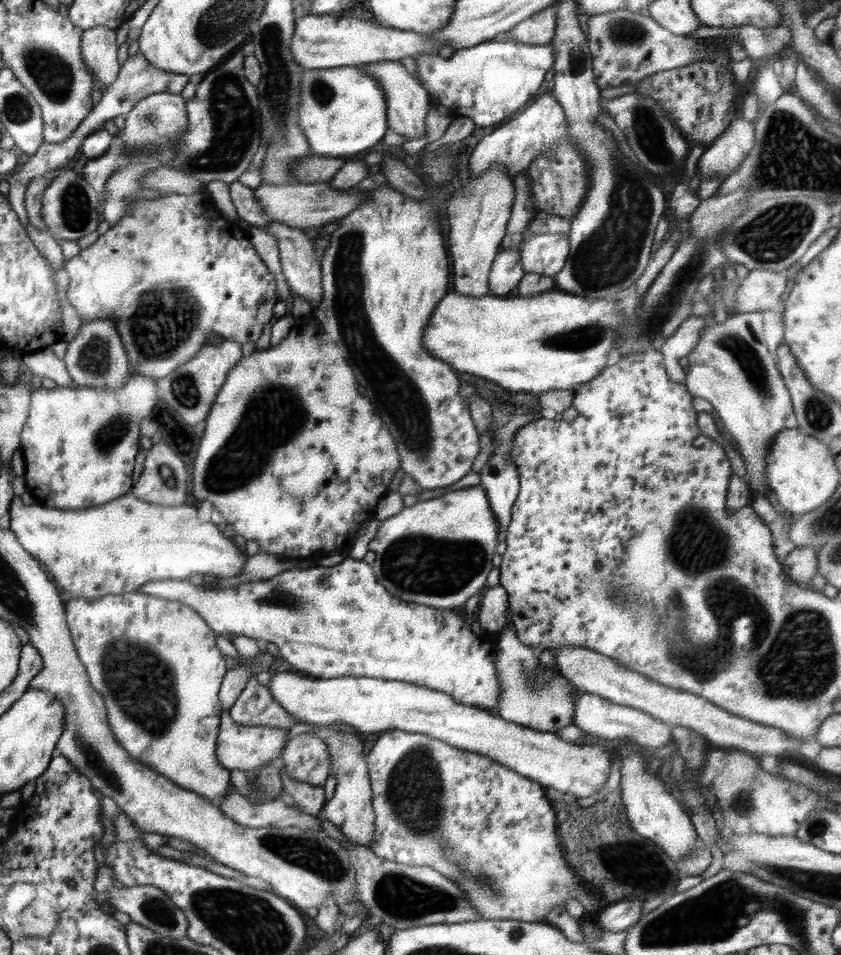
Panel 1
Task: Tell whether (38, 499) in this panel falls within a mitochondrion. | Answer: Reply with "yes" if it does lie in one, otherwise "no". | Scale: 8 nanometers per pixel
no

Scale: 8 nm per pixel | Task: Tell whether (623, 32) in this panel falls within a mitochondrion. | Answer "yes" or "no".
yes

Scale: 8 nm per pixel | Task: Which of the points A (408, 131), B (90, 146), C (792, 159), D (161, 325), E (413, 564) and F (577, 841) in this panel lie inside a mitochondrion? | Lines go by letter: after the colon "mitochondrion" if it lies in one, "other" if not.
A: other
B: other
C: mitochondrion
D: mitochondrion
E: mitochondrion
F: other

